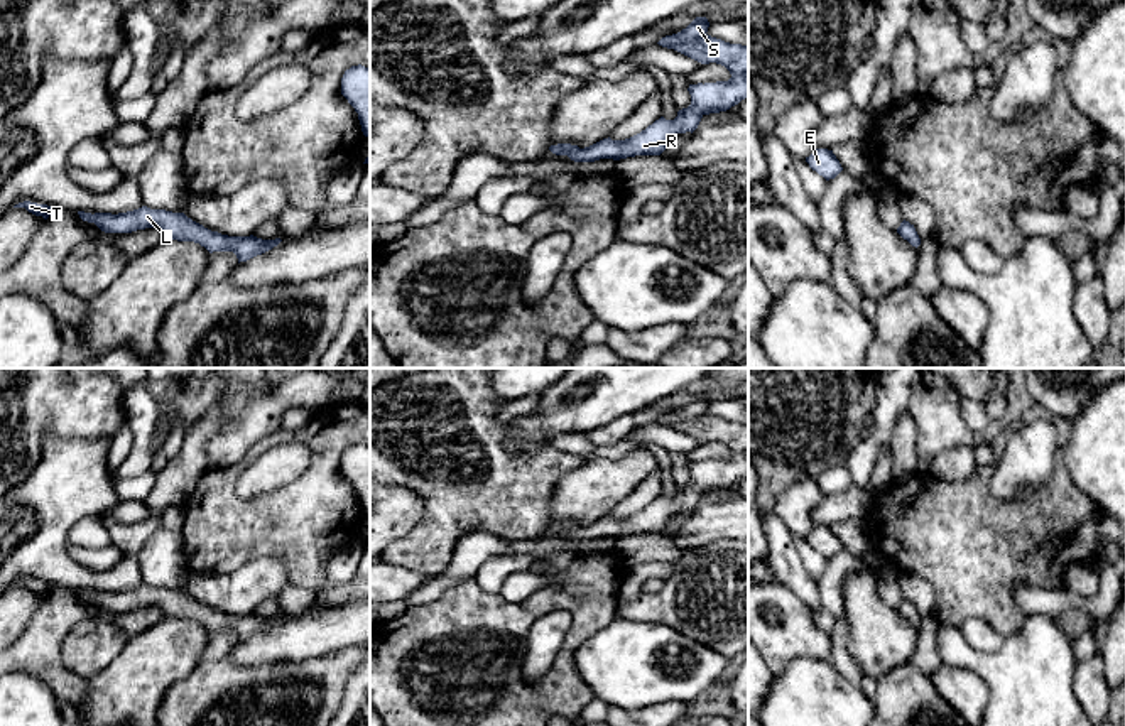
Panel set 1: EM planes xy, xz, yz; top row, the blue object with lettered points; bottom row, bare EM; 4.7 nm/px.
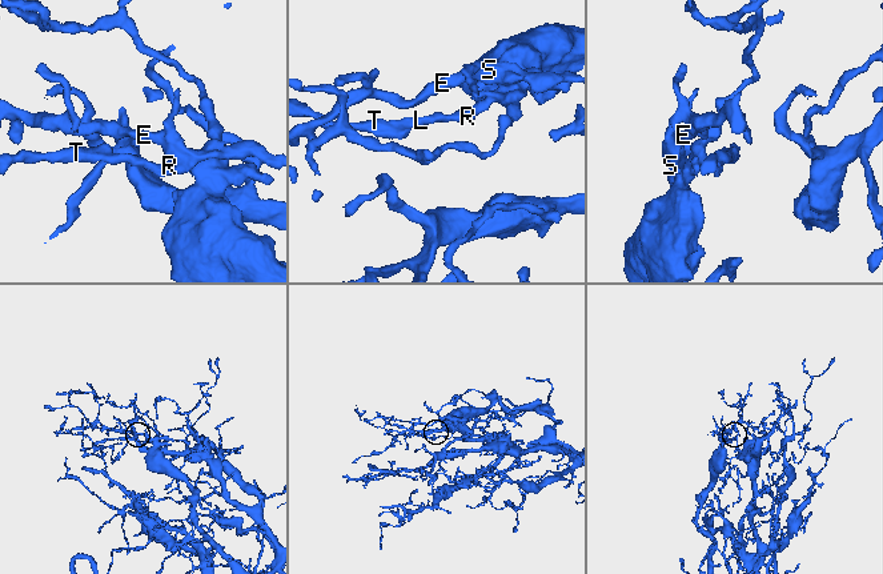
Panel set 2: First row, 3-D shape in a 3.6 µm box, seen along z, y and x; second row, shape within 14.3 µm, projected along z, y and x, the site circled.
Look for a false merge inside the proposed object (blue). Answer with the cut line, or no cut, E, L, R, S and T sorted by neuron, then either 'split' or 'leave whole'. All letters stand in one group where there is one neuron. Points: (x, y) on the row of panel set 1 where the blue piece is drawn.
no cut; E L R S T; leave whole

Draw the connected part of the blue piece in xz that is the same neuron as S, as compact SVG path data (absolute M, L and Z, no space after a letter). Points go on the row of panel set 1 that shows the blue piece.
M696 17L686 29L662 37L657 44L701 64L716 62L725 66L731 74L728 81L689 84L691 105L688 108L679 110L674 120L660 116L630 138L611 140L608 137L584 149L557 144L551 145L549 150L556 155L568 155L574 162L660 155L674 135L693 133L704 115L726 111L748 98L748 46L711 37L706 34L708 27L706 17Z

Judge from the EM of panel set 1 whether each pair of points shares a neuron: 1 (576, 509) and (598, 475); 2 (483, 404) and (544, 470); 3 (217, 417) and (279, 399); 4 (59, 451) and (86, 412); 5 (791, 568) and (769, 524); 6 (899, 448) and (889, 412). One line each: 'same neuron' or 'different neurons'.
1: same neuron
2: same neuron
3: different neurons
4: different neurons
5: same neuron
6: different neurons

